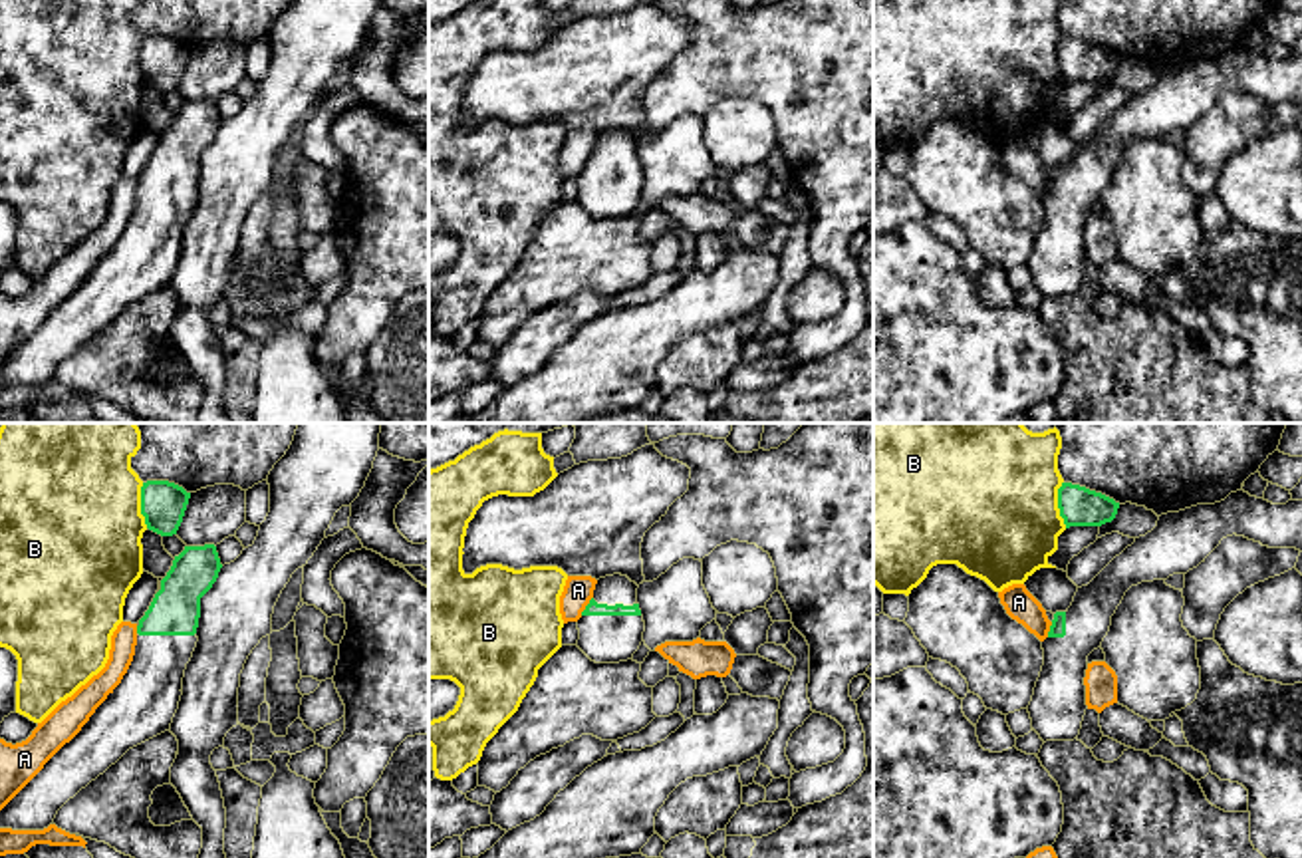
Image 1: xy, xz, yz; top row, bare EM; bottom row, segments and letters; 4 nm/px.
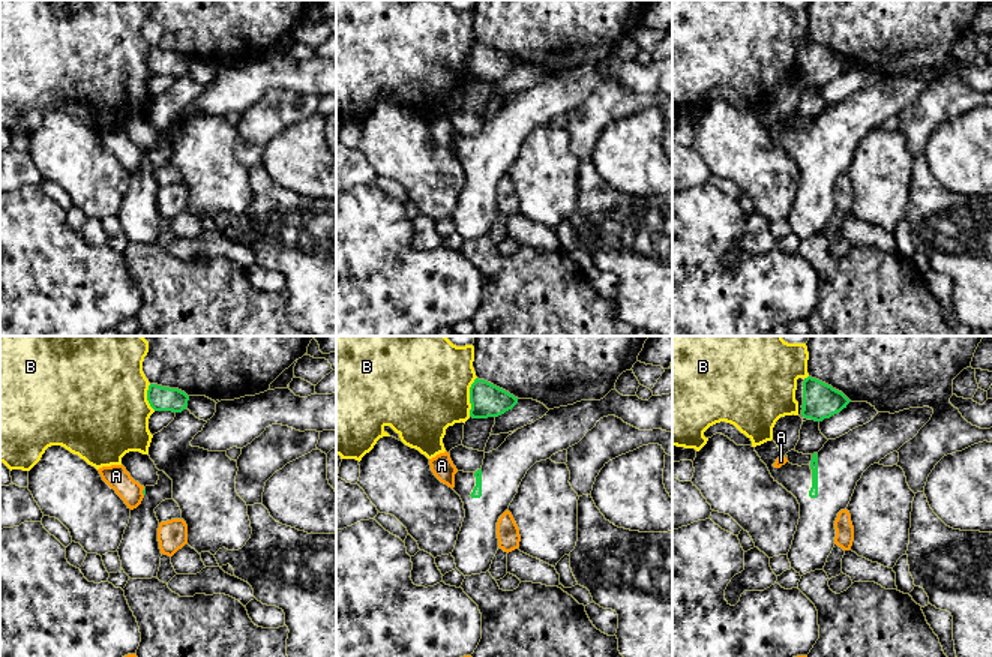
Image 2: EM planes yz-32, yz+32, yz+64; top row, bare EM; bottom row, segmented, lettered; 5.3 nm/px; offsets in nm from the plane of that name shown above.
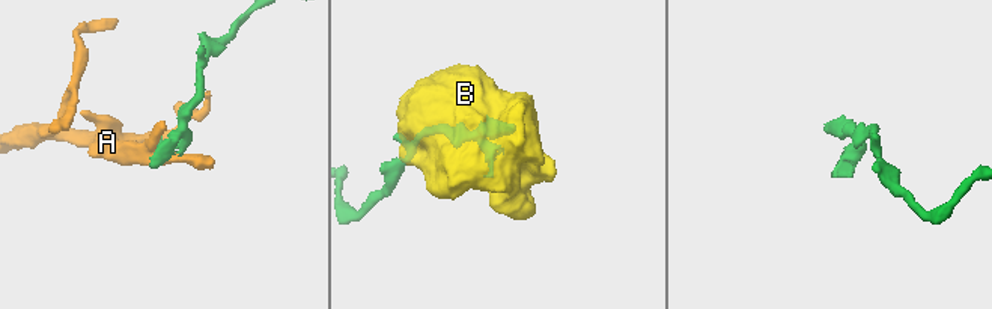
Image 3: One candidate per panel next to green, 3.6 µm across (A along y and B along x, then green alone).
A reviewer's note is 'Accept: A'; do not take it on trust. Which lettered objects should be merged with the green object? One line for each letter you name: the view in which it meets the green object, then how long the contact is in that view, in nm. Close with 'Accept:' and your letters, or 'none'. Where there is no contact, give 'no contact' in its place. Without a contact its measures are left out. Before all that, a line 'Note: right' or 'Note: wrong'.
Note: wrong
Accept: none

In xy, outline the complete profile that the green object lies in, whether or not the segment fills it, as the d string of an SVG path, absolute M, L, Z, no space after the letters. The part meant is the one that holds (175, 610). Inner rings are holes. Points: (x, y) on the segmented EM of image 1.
M214 544L185 546L137 624L133 661L121 683L95 709L81 731L65 743L44 769L0 810L0 828L44 830L58 810L91 781L115 765L129 749L171 731L183 695L187 663L196 647L200 598L212 588L222 564Z

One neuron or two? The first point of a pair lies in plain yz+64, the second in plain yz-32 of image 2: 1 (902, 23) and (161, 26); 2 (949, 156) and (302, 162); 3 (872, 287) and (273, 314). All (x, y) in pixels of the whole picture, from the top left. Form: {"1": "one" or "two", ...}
{"1": "one", "2": "one", "3": "one"}

